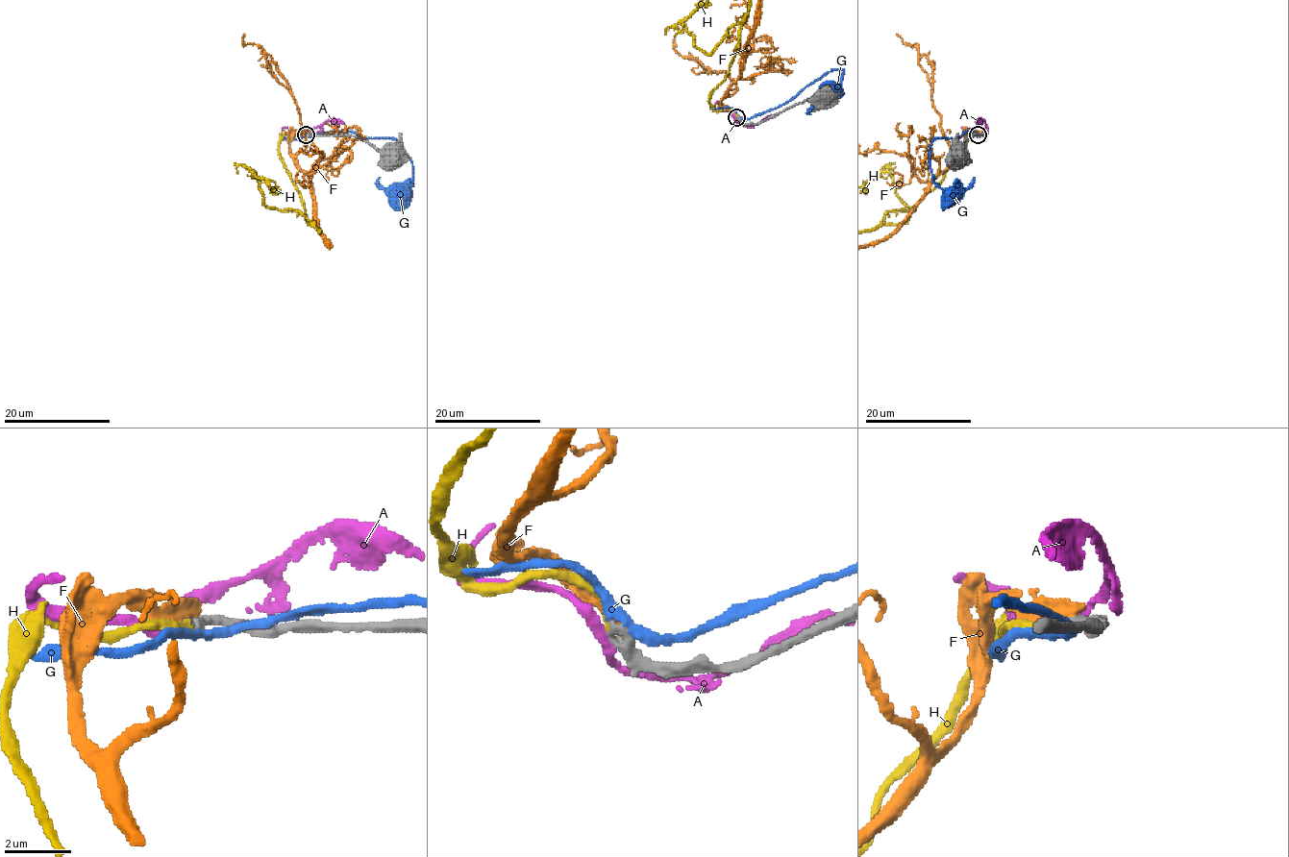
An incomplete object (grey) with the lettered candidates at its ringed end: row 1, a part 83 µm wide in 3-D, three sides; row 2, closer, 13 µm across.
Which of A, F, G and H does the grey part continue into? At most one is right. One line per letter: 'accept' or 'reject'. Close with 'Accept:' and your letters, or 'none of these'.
A: reject
F: reject
G: reject
H: accept
Accept: H

